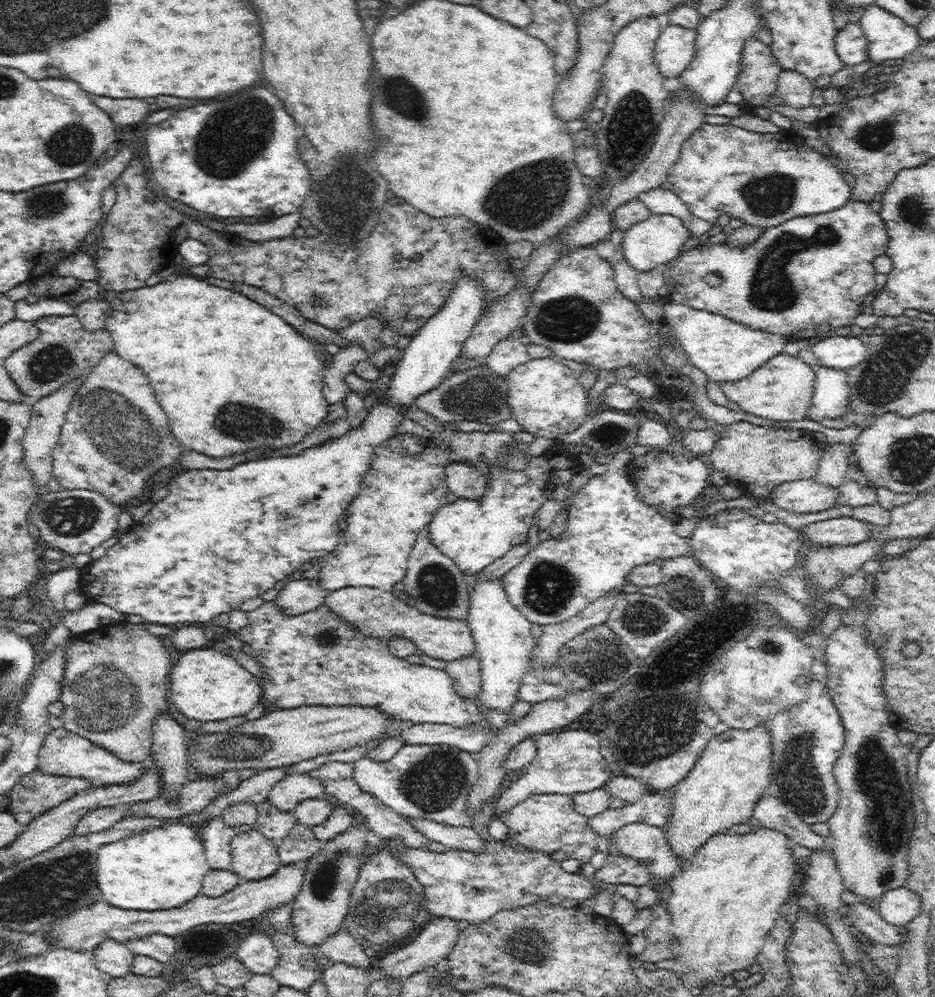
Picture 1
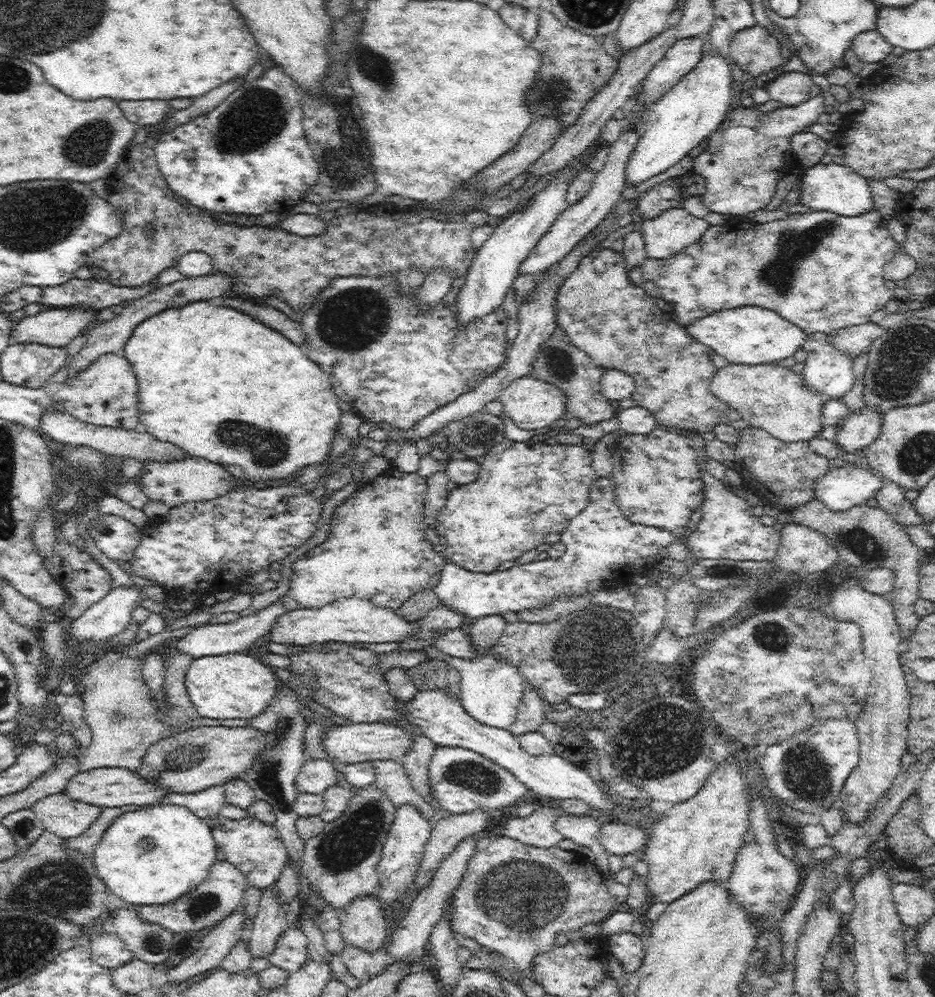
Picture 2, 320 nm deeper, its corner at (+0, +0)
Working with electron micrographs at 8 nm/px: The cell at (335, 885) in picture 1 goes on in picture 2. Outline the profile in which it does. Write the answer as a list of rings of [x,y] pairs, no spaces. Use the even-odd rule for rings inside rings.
[[[377,786],[357,788],[340,818],[326,823],[316,836],[305,841],[301,858],[303,876],[309,881],[311,890],[328,905],[345,909],[356,897],[380,892],[376,866],[396,809],[390,797]]]

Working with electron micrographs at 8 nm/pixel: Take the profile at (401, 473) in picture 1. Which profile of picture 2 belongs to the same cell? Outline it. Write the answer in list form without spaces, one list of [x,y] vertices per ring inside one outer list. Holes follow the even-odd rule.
[[[391,465],[373,480],[366,480],[360,491],[335,508],[328,538],[294,562],[288,595],[300,604],[301,609],[318,609],[340,599],[358,596],[358,599],[370,601],[376,607],[397,611],[413,594],[425,589],[430,578],[440,575],[446,566],[442,555],[434,552],[433,545],[424,536],[426,493],[427,478],[417,472],[401,472]]]

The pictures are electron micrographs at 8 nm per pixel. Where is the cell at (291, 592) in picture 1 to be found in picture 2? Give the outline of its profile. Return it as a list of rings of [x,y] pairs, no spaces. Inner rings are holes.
[[[279,600],[252,614],[252,616],[241,617],[239,620],[218,623],[218,624],[204,624],[194,626],[186,636],[177,639],[177,650],[189,654],[193,659],[202,658],[202,656],[214,656],[218,654],[230,654],[230,652],[241,653],[242,650],[247,650],[255,640],[258,640],[260,636],[270,633],[272,627],[275,625],[276,620],[286,614],[287,610],[284,608]]]

